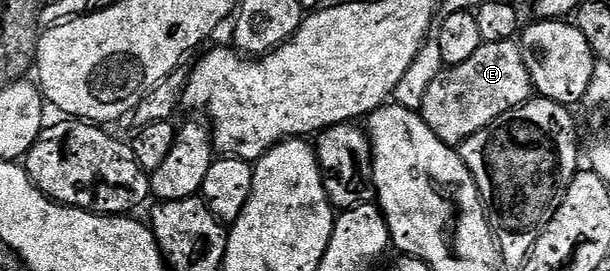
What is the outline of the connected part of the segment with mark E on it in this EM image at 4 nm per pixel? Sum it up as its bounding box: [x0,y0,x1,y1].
[421,40,532,146]

